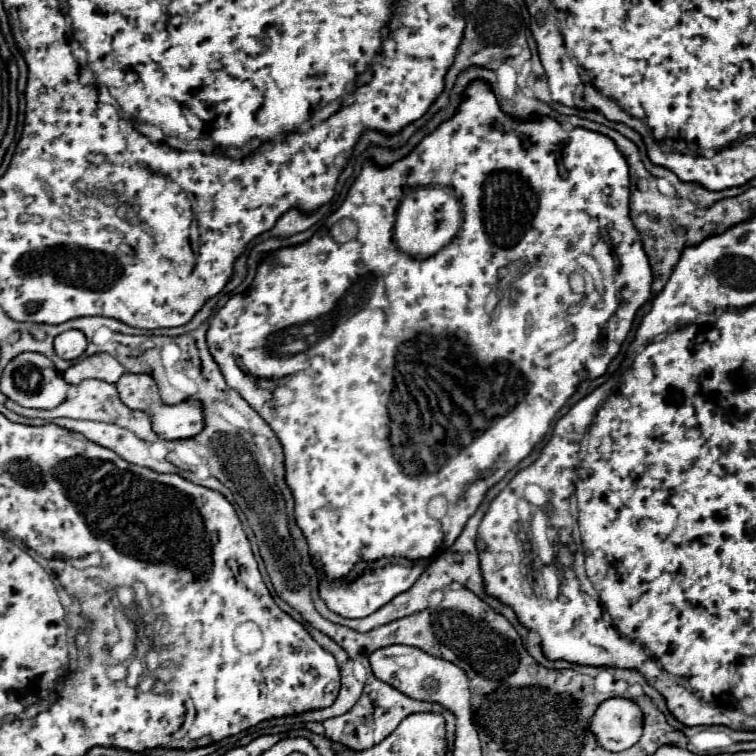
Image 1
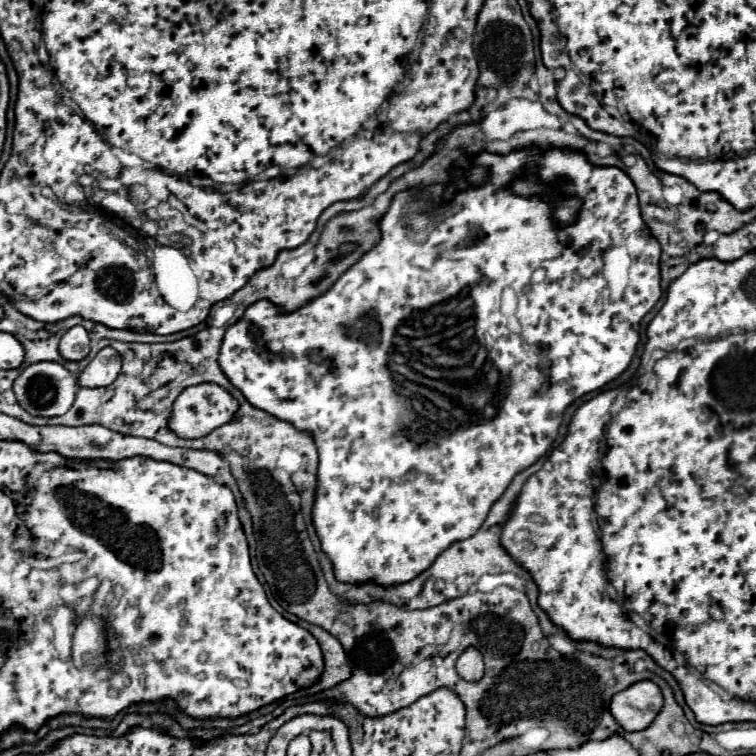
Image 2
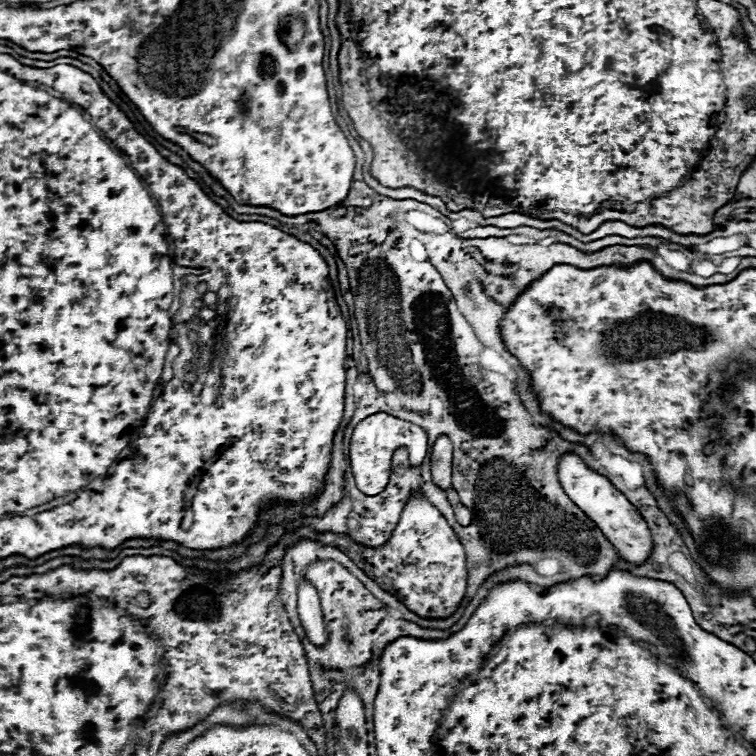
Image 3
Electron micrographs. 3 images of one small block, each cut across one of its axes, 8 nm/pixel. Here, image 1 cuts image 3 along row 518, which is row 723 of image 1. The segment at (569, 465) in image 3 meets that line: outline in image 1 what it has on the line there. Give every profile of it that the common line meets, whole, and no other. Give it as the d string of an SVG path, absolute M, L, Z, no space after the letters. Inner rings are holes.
M610 698L602 702L590 722L598 744L612 752L634 746L642 736L642 726L642 710L628 698Z

